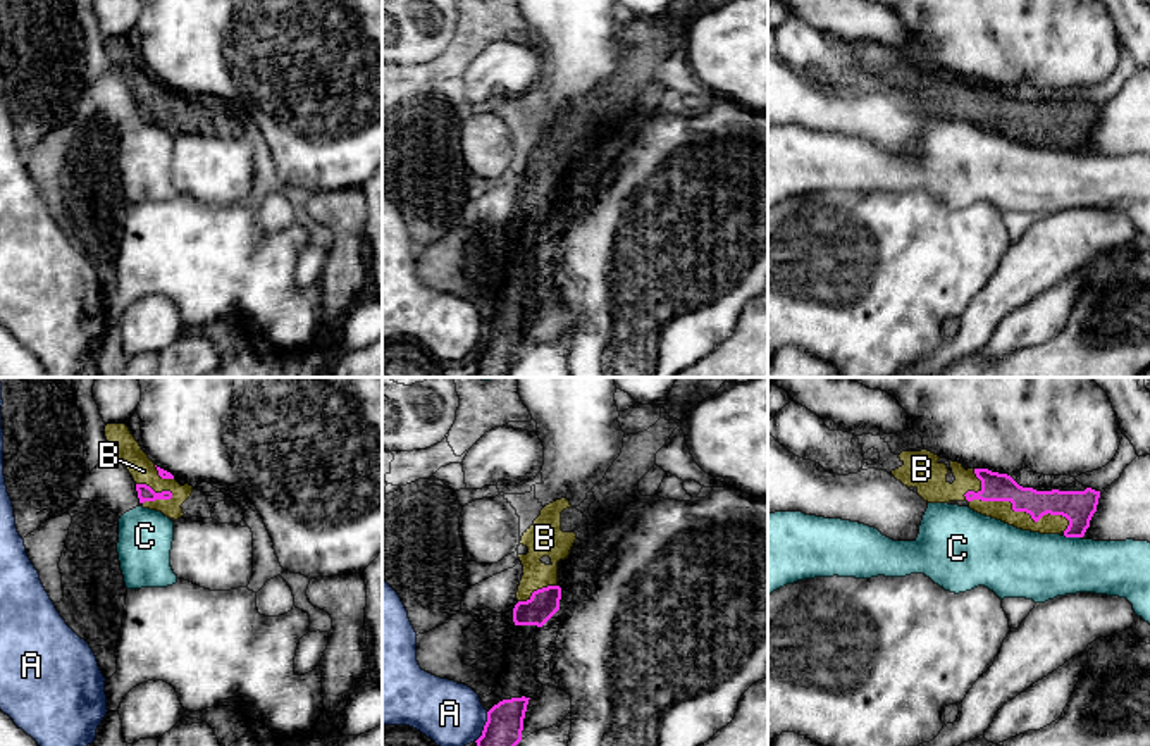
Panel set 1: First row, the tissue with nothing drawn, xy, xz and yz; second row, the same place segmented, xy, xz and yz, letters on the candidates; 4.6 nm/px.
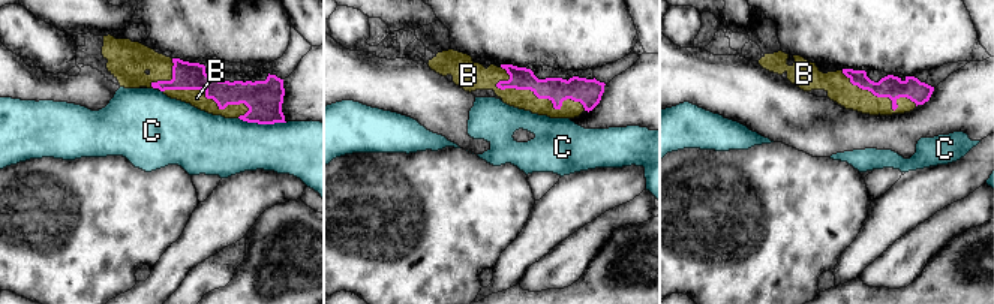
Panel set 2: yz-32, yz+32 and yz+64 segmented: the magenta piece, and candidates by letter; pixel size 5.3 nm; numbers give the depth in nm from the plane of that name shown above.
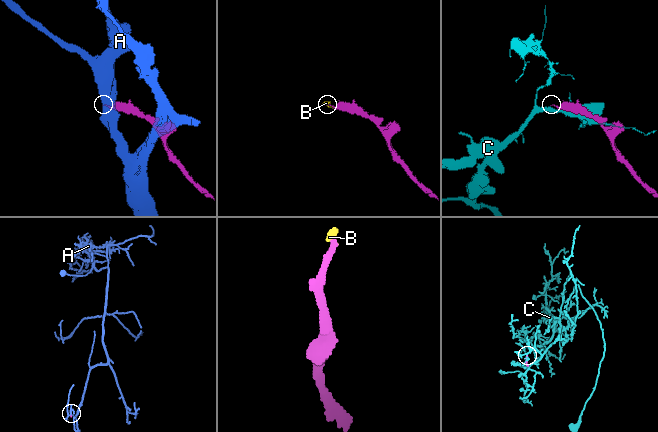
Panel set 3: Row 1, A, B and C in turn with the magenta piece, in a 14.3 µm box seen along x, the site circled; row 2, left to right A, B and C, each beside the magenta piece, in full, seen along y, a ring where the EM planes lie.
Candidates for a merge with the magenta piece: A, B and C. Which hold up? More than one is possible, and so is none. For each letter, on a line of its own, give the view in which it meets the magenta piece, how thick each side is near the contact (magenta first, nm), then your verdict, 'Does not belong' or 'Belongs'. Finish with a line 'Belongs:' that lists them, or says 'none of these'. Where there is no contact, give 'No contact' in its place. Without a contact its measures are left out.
A: Touches magenta in xz. Thickness 180 nm (magenta) against 300 nm. Does not belong
B: Touches magenta in yz. Thickness 130 nm (magenta) against 100 nm. Belongs
C: Touches magenta in yz. Thickness 160 nm (magenta) against 320 nm. Does not belong
Belongs: B

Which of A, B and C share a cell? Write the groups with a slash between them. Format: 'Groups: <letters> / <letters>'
Groups: A / B / C

